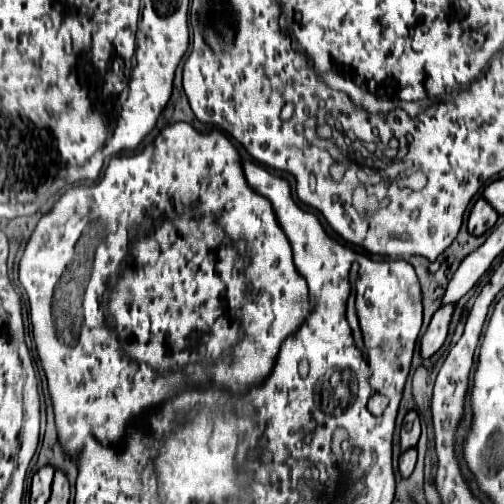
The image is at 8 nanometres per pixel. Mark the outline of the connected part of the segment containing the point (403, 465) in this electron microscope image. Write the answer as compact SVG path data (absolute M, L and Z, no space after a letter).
M409 448L409 450L405 450L401 454L401 458L399 458L399 472L401 472L403 478L411 476L411 472L415 468L415 462L417 462L417 448Z

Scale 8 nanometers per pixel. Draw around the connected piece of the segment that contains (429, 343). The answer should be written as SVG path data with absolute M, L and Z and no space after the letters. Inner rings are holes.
M455 304L451 306L443 306L435 312L425 336L421 338L421 356L423 358L431 358L445 342L447 334L449 334L449 324L455 312Z

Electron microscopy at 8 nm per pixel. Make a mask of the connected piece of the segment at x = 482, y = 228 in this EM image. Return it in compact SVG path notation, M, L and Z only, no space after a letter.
M479 198L469 214L469 222L467 222L469 232L473 232L475 236L481 236L495 226L497 218L499 218L497 210L485 198Z

